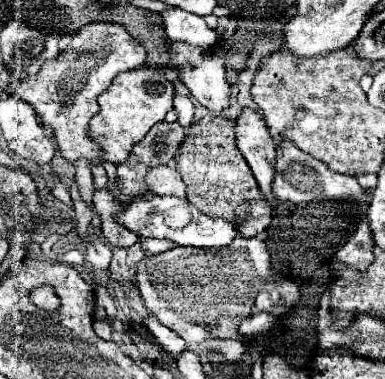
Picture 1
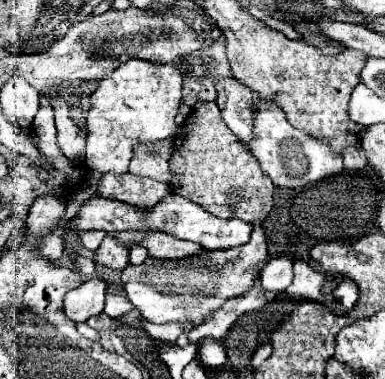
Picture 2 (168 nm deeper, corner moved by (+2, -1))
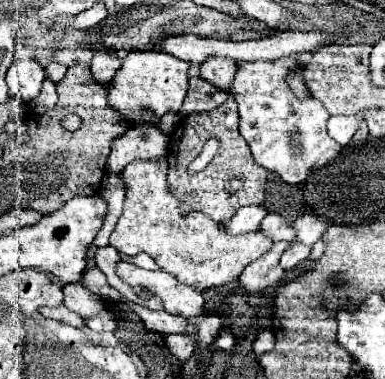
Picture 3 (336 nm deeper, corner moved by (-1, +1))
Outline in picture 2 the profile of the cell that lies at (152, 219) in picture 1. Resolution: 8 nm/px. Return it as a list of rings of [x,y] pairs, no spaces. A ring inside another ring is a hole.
[[[94,195],[86,205],[80,207],[76,219],[70,225],[70,231],[66,235],[66,247],[70,251],[80,247],[80,237],[78,233],[88,231],[88,229],[102,229],[106,233],[120,233],[120,231],[156,231],[156,233],[166,233],[176,239],[186,239],[202,249],[228,249],[228,247],[238,247],[248,243],[252,225],[240,221],[240,219],[218,219],[198,207],[196,203],[180,197],[180,195],[166,195],[156,207],[150,207],[148,211],[142,211],[140,207],[132,207],[128,203],[120,203],[116,199],[104,199],[100,195]]]

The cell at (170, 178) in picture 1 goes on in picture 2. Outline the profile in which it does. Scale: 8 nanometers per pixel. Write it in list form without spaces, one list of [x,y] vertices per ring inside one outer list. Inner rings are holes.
[[[158,141],[152,145],[138,145],[136,153],[130,161],[128,171],[132,175],[140,175],[140,177],[150,177],[156,179],[160,183],[170,185],[172,181],[172,173],[168,169],[168,159],[174,151],[172,141]]]

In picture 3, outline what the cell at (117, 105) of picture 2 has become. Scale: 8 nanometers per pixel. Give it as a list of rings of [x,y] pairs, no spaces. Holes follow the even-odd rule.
[[[131,51],[113,77],[113,87],[107,89],[107,99],[131,125],[139,125],[143,107],[151,107],[157,117],[163,117],[167,111],[179,111],[189,89],[189,65],[191,63],[179,61],[165,51]]]

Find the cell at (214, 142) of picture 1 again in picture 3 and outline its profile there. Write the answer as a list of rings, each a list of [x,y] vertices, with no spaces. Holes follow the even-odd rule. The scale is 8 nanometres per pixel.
[[[227,99],[221,107],[213,111],[193,113],[179,121],[171,135],[169,145],[169,173],[167,183],[171,193],[181,201],[183,213],[189,211],[201,211],[215,219],[217,223],[229,221],[235,211],[243,205],[261,205],[265,203],[265,181],[267,181],[267,169],[261,165],[255,165],[255,159],[251,157],[251,151],[247,149],[247,143],[243,141],[239,133],[239,117],[237,117],[237,105],[235,99]],[[215,135],[219,137],[219,153],[213,157],[213,161],[199,173],[189,173],[189,165],[193,159],[201,153],[205,141]]]

